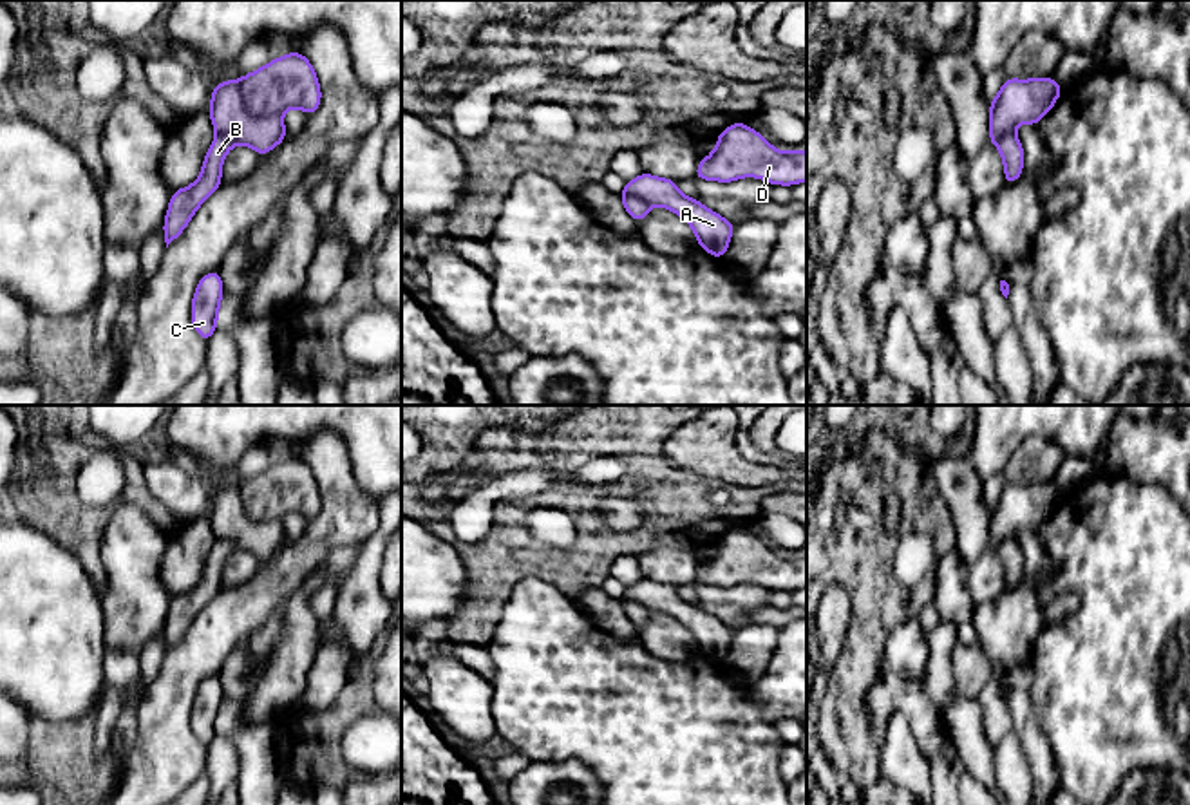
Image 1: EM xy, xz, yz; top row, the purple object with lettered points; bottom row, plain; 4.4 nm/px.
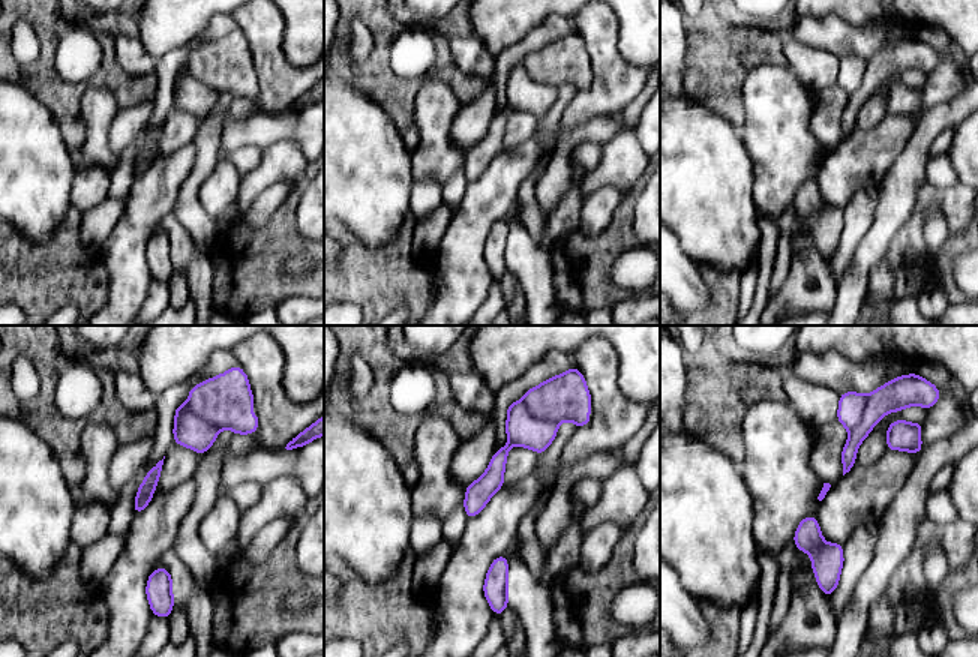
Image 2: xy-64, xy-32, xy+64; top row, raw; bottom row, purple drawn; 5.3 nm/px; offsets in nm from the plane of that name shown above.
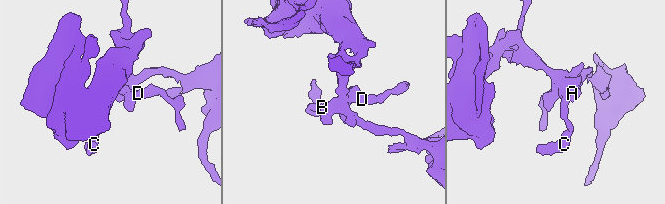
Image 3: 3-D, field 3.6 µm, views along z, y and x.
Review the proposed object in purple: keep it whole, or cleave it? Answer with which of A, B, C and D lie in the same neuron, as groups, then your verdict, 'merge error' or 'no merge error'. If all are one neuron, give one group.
A / B C D | merge error

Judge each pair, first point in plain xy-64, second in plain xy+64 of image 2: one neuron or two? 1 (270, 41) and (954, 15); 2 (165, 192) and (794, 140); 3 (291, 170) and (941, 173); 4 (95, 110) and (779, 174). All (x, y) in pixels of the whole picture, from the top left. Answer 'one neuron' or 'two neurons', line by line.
1: two neurons
2: two neurons
3: two neurons
4: one neuron

